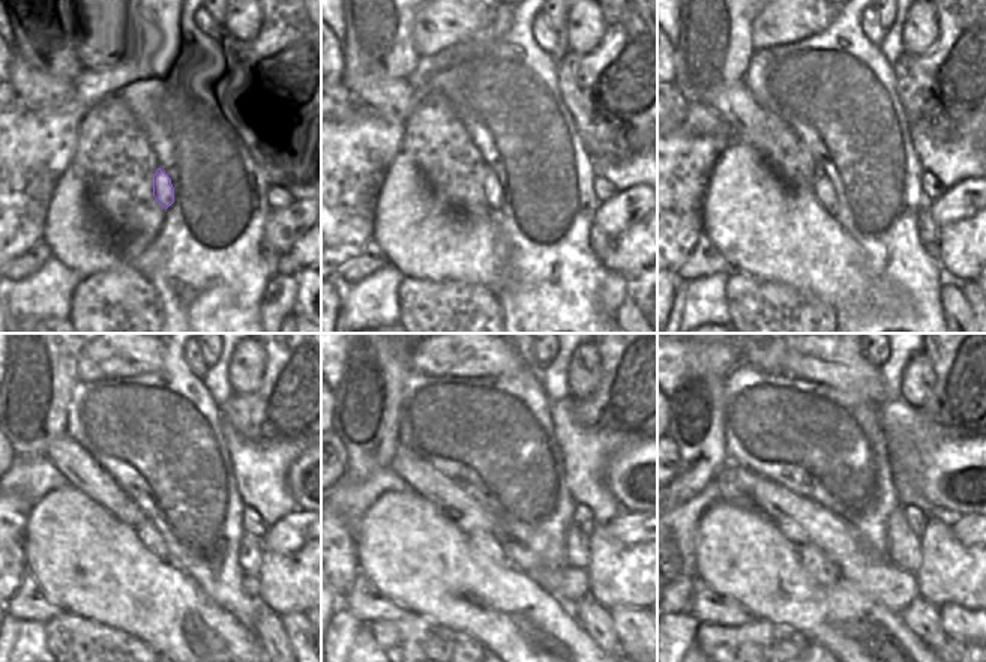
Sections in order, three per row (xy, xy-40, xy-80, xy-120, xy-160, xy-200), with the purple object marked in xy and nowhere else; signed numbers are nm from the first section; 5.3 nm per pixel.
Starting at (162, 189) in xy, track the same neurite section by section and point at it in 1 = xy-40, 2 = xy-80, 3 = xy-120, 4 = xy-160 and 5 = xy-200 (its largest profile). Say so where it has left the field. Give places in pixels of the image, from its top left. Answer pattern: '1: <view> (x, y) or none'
1: xy-40 (492, 191)
2: xy-80 (823, 188)
3: xy-120 (149, 535)
4: xy-160 (483, 545)
5: xy-200 (812, 560)

